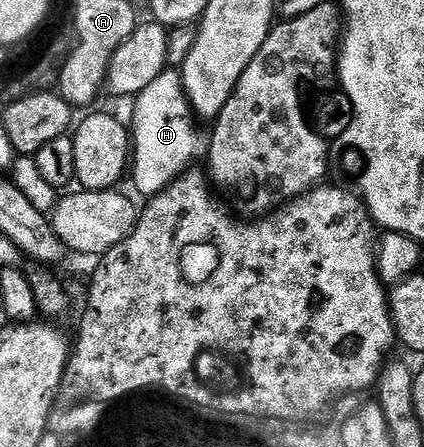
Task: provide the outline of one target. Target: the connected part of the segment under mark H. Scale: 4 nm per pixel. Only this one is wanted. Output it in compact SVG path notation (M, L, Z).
M167 70L147 86L132 101L133 124L131 123L131 180L137 192L144 198L158 196L165 188L170 188L181 179L187 170L194 167L197 159L202 159L206 151L206 141L197 134L192 125L189 100L185 97L185 87L181 73Z

